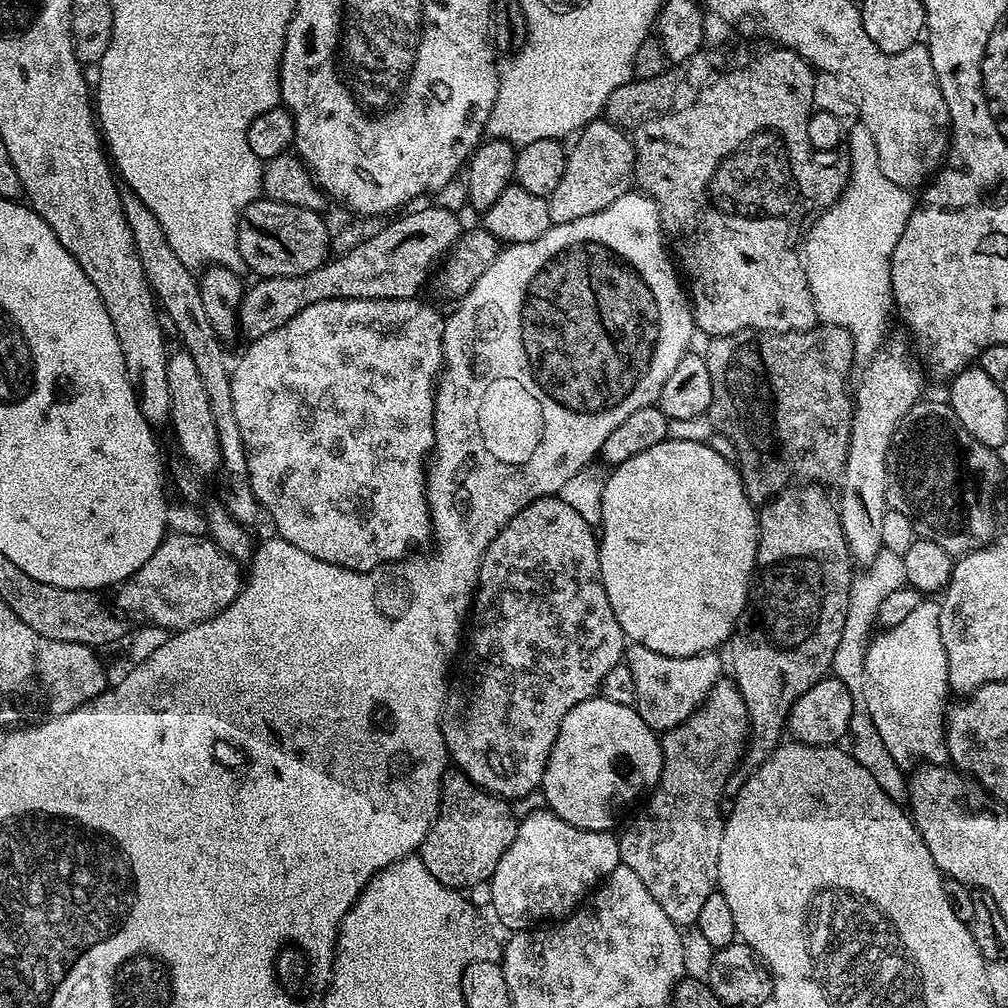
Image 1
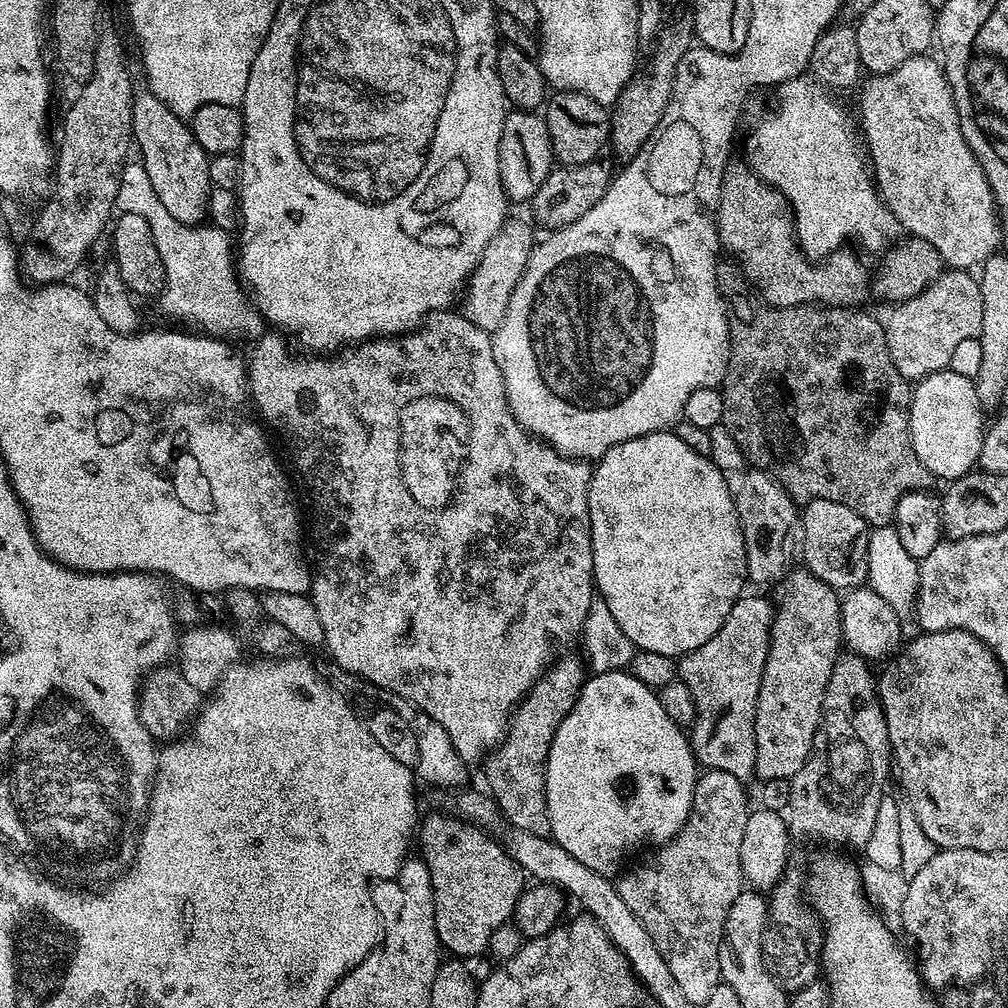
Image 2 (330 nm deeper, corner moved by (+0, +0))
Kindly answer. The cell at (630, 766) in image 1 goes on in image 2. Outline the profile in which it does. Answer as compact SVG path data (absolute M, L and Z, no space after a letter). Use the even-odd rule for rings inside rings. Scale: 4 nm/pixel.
M628 670L607 672L597 676L589 675L585 679L570 714L566 714L562 726L558 726L558 730L554 734L554 742L550 746L548 765L544 775L546 778L546 810L550 822L551 839L555 840L558 846L562 846L562 850L566 850L566 854L572 854L578 862L582 862L582 866L588 866L590 870L609 878L615 877L621 871L619 860L626 859L635 848L640 848L643 844L663 846L677 836L690 814L698 775L696 756L692 752L692 745L685 729L673 722L670 714L666 714L659 695L653 689L651 692L638 677L631 676L630 673L631 671Z

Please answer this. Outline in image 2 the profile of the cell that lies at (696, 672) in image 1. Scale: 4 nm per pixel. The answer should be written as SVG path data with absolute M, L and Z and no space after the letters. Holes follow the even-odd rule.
M741 595L734 602L726 622L698 650L679 657L678 679L694 698L696 718L690 725L690 743L697 765L705 769L734 774L741 782L756 776L754 718L762 670L768 657L768 638L772 627L774 604L764 596Z

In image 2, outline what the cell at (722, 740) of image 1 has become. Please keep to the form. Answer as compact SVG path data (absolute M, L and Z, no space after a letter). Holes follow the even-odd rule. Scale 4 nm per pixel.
M713 768L701 771L696 777L690 814L682 830L667 844L655 849L656 857L649 864L633 872L625 871L616 884L616 892L622 902L630 906L632 913L650 934L654 946L658 946L670 974L674 976L674 982L678 982L678 990L682 990L694 1006L703 1006L714 991L714 986L722 983L720 943L726 926L726 914L730 914L734 898L738 898L738 894L746 888L742 870L742 834L746 834L750 807L744 788L745 785L734 778L734 774Z

